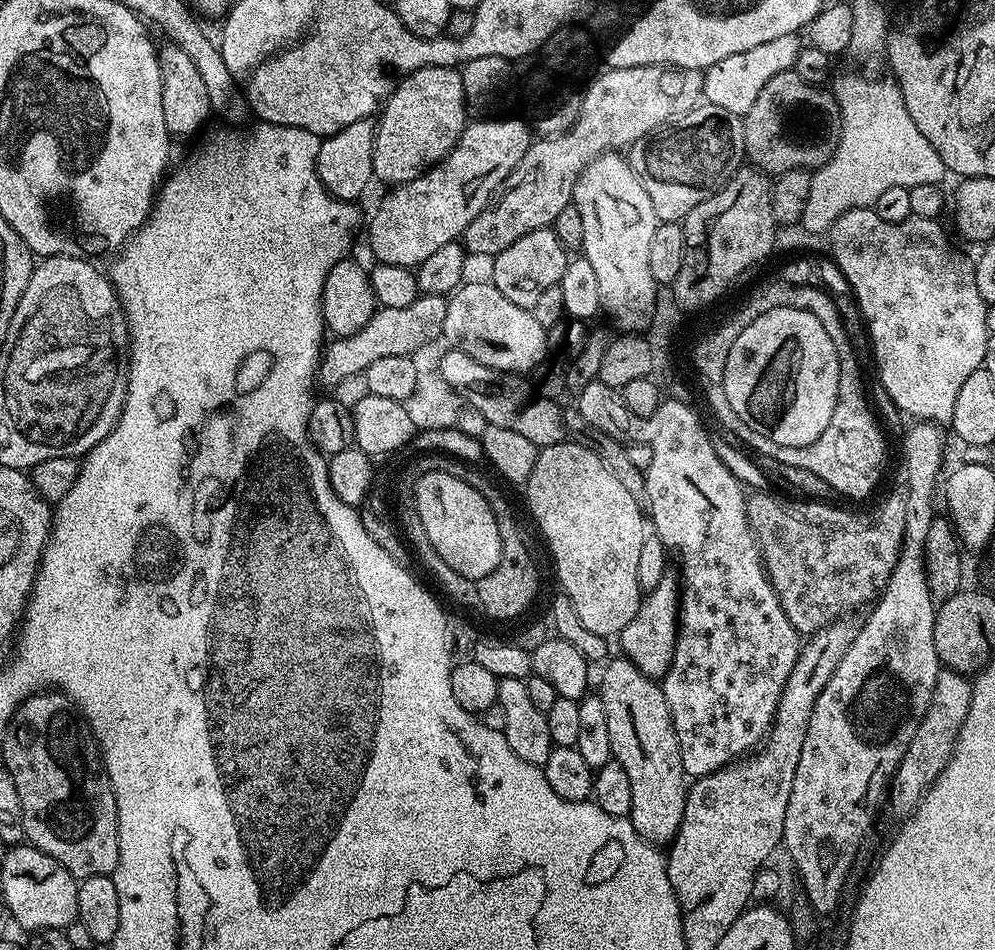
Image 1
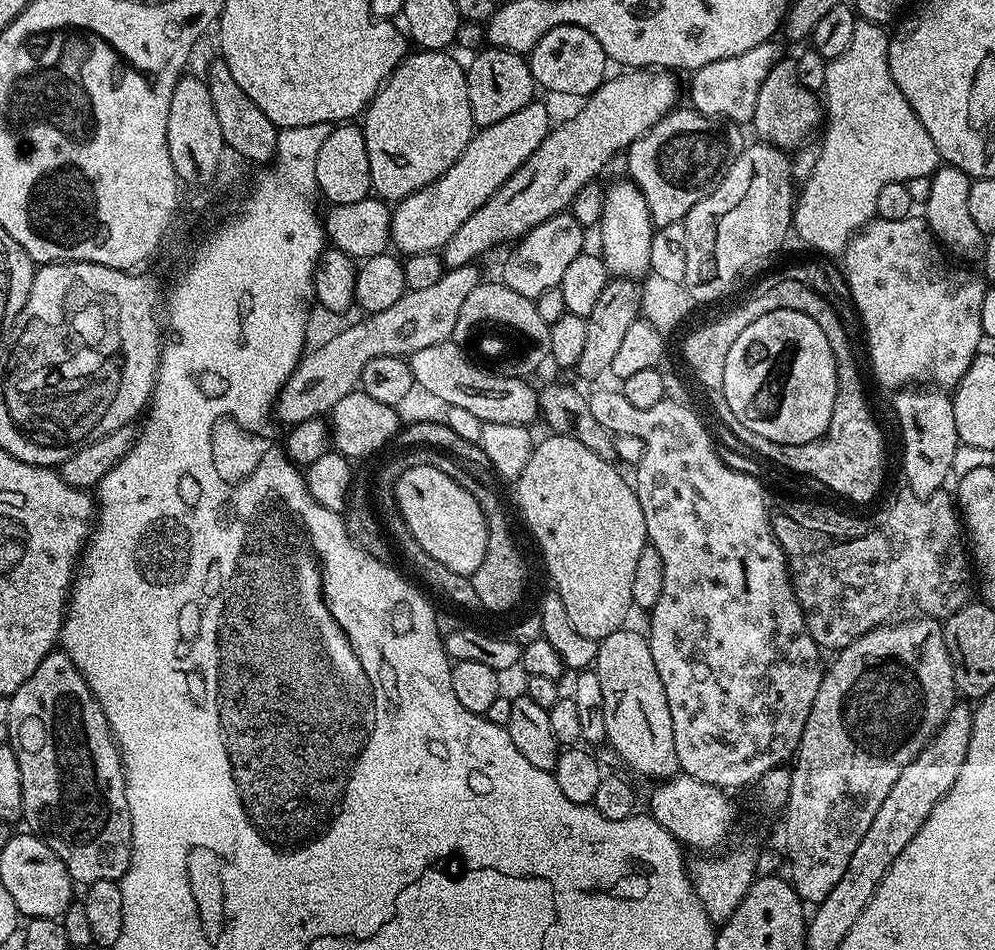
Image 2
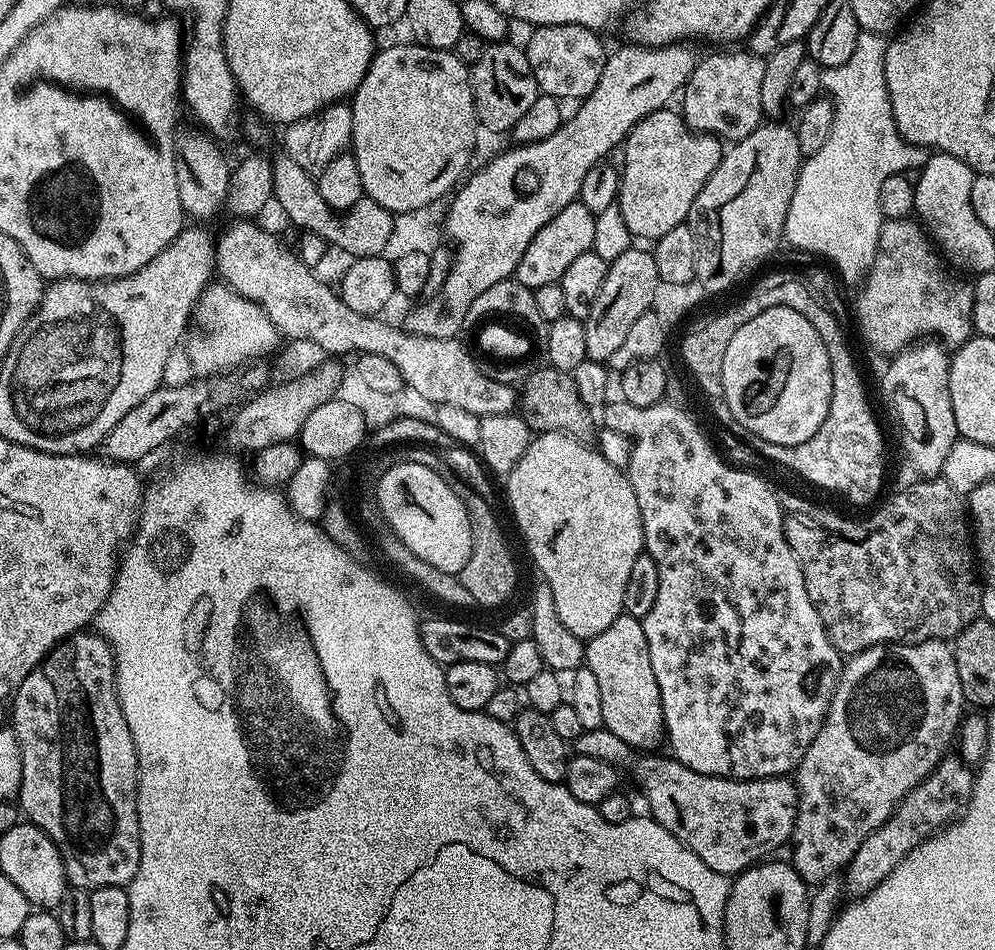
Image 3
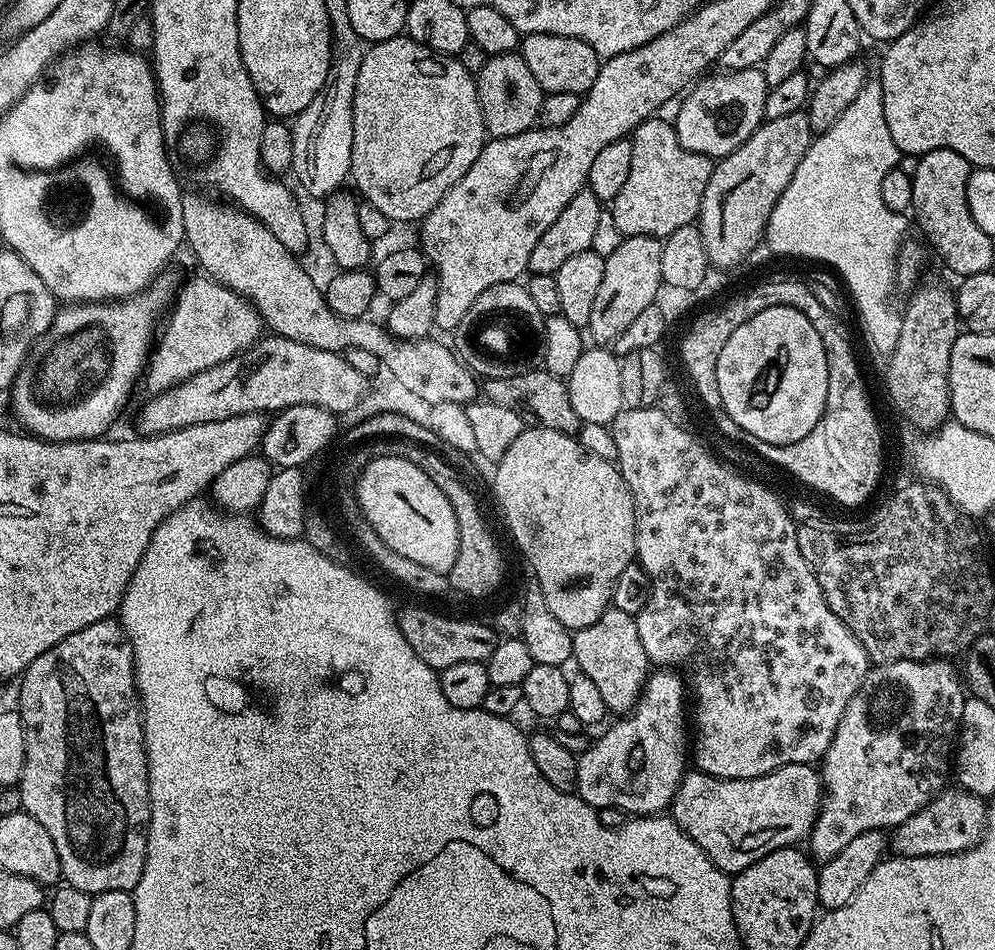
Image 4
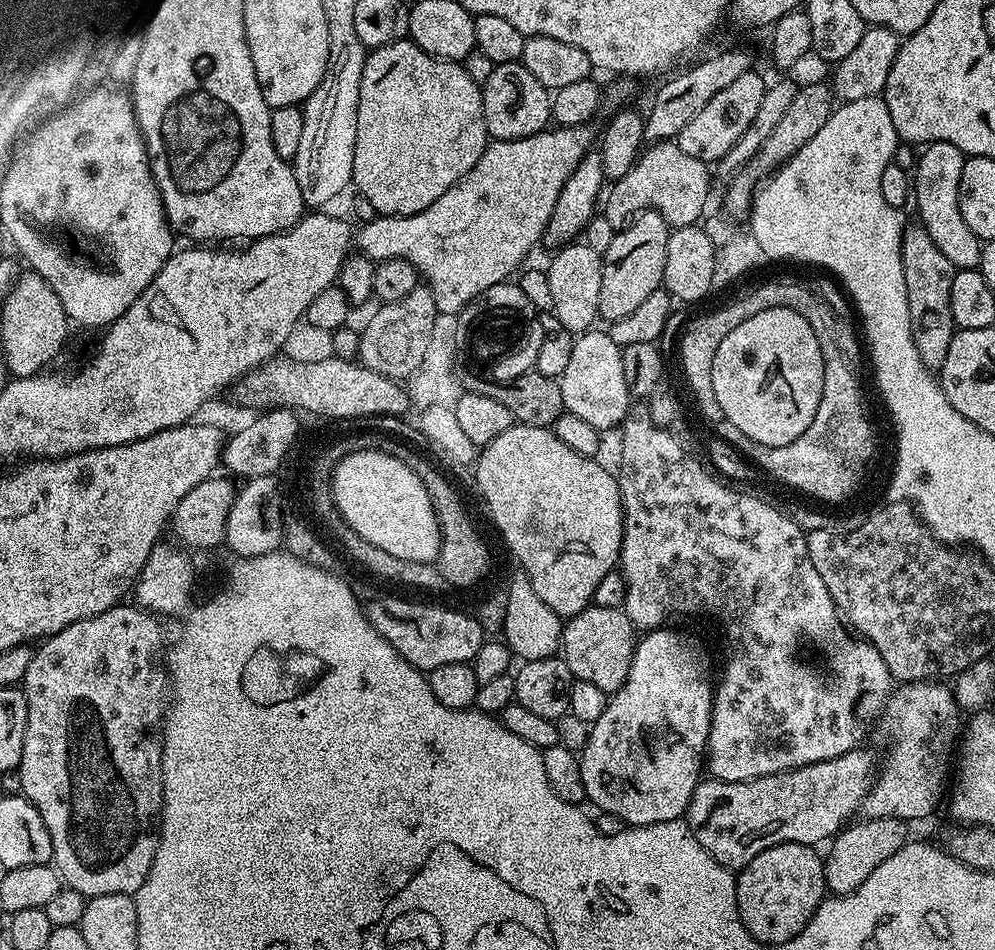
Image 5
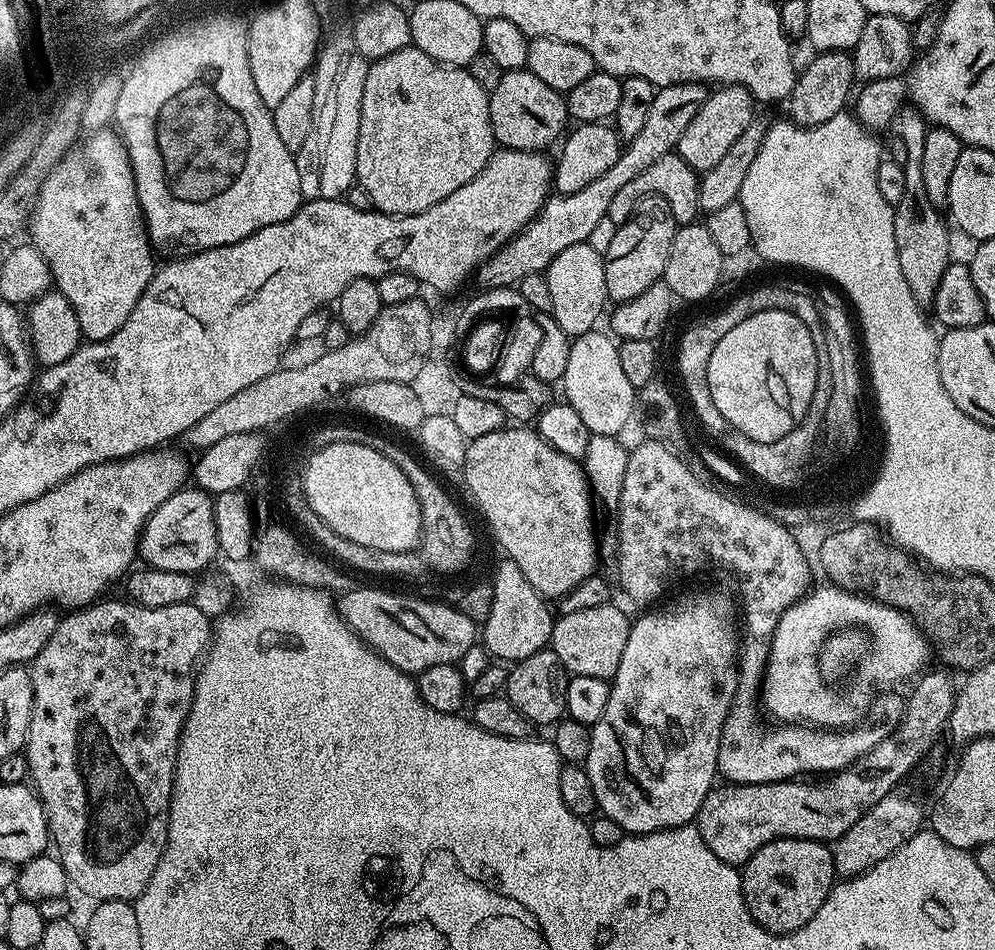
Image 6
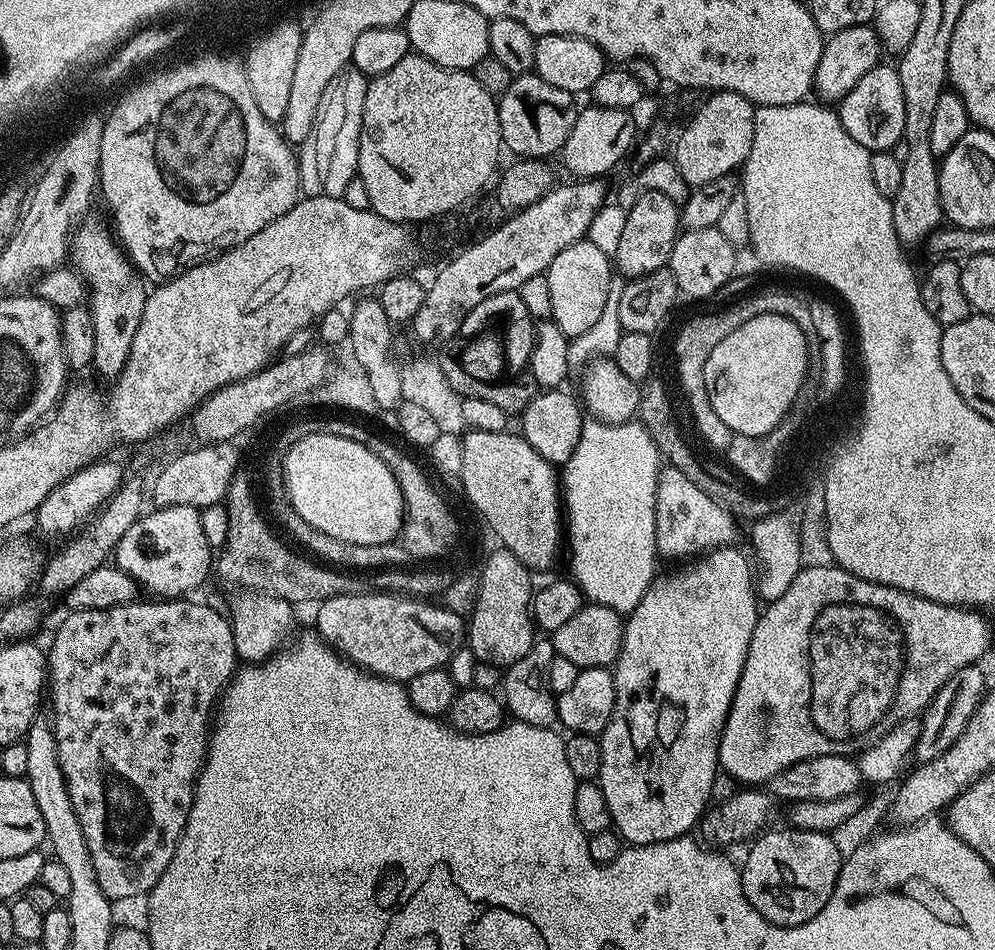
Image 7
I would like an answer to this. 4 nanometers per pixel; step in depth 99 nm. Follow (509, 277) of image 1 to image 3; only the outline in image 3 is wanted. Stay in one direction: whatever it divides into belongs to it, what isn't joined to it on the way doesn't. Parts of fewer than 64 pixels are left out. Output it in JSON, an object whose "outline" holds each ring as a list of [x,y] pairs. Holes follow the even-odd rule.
{"outline":[[[579,202],[558,210],[558,214],[554,214],[554,218],[550,218],[538,234],[534,234],[534,242],[526,246],[526,254],[522,254],[522,262],[518,262],[514,279],[530,289],[559,284],[562,274],[566,274],[566,269],[574,263],[574,258],[592,251],[595,221],[596,213],[586,210],[586,206]]]}

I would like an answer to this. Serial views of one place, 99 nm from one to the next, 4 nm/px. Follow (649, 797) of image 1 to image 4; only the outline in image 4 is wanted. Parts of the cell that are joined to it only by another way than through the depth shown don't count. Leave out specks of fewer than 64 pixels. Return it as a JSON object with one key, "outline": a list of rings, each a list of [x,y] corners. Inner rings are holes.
{"outline":[[[611,606],[594,626],[572,632],[572,660],[575,667],[594,682],[612,714],[627,714],[636,707],[650,675],[650,661],[642,646],[642,638],[638,638],[635,616],[622,614],[622,610]]]}

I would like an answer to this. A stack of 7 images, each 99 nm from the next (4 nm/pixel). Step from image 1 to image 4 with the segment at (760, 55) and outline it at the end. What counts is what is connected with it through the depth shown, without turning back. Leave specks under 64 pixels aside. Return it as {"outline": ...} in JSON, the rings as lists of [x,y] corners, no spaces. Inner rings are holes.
{"outline":[[[759,67],[733,72],[720,70],[717,73],[717,76],[705,75],[687,89],[686,95],[679,101],[680,109],[676,112],[676,120],[674,119],[678,142],[682,142],[686,150],[709,158],[729,156],[731,152],[738,150],[738,146],[742,146],[742,142],[746,142],[746,138],[750,138],[750,134],[754,134],[754,130],[760,127],[765,119],[764,107],[769,90],[763,71]]]}

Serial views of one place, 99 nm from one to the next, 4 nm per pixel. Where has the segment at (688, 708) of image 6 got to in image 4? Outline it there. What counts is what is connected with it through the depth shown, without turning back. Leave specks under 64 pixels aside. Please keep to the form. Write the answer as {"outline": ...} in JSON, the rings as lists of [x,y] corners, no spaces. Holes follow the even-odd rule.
{"outline":[[[653,671],[636,707],[623,718],[613,719],[616,721],[609,723],[603,729],[605,732],[579,754],[578,795],[597,810],[617,808],[633,817],[663,813],[671,805],[686,773],[684,700],[686,704],[686,685],[675,671]]]}

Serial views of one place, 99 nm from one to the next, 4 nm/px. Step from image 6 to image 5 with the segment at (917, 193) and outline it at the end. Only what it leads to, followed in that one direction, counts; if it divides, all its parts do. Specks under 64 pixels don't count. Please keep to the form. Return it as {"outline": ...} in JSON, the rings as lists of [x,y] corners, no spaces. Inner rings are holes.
{"outline":[[[908,226],[902,238],[902,274],[906,278],[906,302],[910,302],[910,326],[914,334],[914,346],[918,346],[918,354],[929,370],[938,370],[946,358],[946,350],[957,332],[956,323],[950,314],[950,285],[954,282],[957,271],[934,246],[934,238],[921,226]]]}

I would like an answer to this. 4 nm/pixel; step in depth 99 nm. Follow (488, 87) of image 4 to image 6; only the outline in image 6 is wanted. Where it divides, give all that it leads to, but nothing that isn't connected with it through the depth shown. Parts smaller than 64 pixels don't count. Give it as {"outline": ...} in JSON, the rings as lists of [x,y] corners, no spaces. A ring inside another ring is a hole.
{"outline":[[[527,70],[505,72],[502,82],[489,95],[488,105],[492,133],[501,149],[544,152],[565,135],[570,124],[567,99]]]}

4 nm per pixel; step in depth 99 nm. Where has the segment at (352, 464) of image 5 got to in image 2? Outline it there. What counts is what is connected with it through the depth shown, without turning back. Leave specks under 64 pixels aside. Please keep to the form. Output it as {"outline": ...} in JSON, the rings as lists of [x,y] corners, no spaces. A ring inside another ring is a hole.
{"outline":[[[428,465],[406,469],[394,487],[394,503],[413,538],[446,569],[471,577],[472,572],[482,566],[488,541],[484,511],[474,494],[450,478],[450,474],[442,474],[442,470],[434,470],[434,466]]]}

